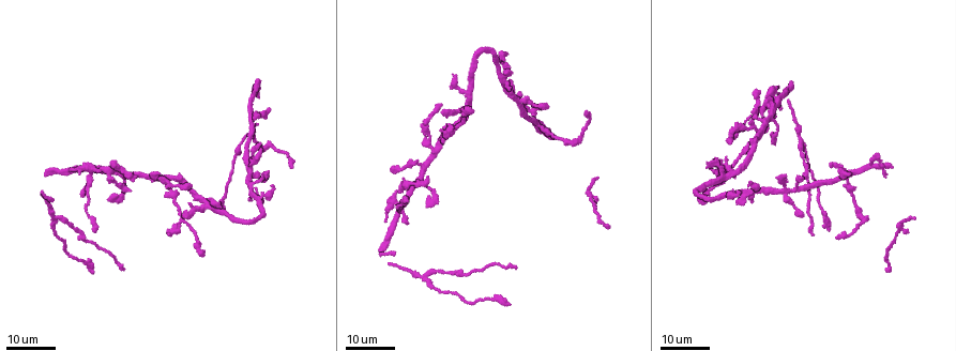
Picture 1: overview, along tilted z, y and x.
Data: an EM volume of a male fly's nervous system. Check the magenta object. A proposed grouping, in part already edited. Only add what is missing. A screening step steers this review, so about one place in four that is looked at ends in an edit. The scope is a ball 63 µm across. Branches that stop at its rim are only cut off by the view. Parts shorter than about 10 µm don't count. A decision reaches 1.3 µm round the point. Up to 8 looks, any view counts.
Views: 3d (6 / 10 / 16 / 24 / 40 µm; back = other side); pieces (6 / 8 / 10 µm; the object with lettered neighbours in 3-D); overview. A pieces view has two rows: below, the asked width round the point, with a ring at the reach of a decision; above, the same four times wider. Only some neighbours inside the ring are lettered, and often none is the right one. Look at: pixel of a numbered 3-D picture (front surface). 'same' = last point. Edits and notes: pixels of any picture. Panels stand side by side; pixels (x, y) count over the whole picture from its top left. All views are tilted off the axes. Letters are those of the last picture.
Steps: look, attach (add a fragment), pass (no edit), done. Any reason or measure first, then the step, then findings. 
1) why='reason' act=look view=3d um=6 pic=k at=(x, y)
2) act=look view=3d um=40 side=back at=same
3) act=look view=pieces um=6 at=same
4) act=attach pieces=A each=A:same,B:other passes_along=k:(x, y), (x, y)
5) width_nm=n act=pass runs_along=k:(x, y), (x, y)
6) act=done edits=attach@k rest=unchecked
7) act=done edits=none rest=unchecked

why='branch stops here' act=look view=3d um=24 pic=1 at=(407, 223)

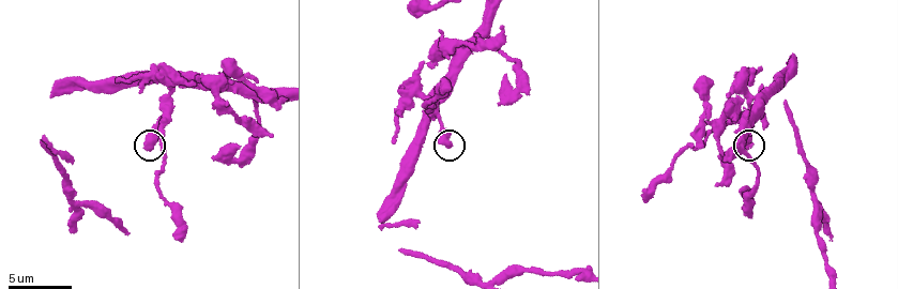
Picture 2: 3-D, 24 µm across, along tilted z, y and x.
act=look view=pieces um=8 pic=2 at=(748, 144)

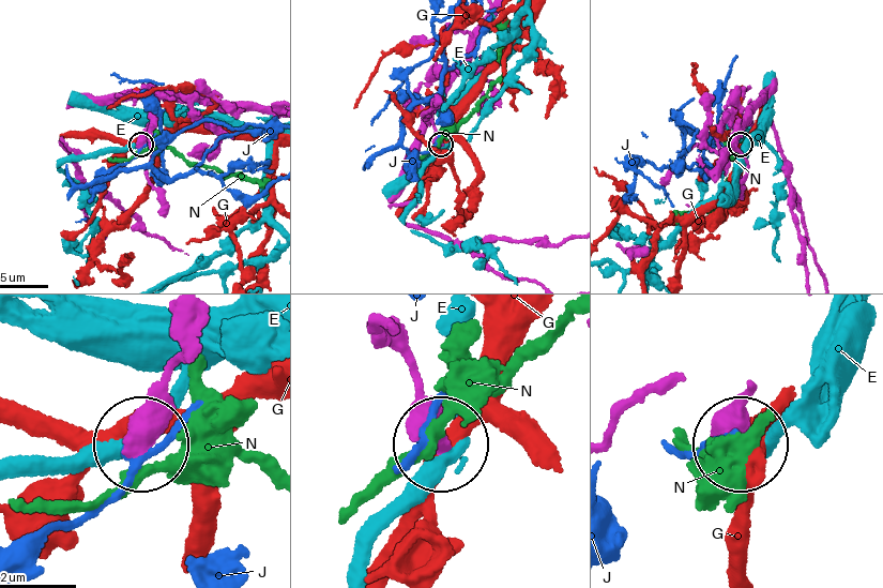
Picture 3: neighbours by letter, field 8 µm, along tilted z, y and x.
width_nm=390 act=pass each=E:other,G:other,J:other,N:other runs_along=3:(194, 342), (143, 443) found='no lettered fragment goes on from it'

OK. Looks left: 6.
why='branch stops here' act=look view=pieces um=10 pic=2 at=(216, 158)

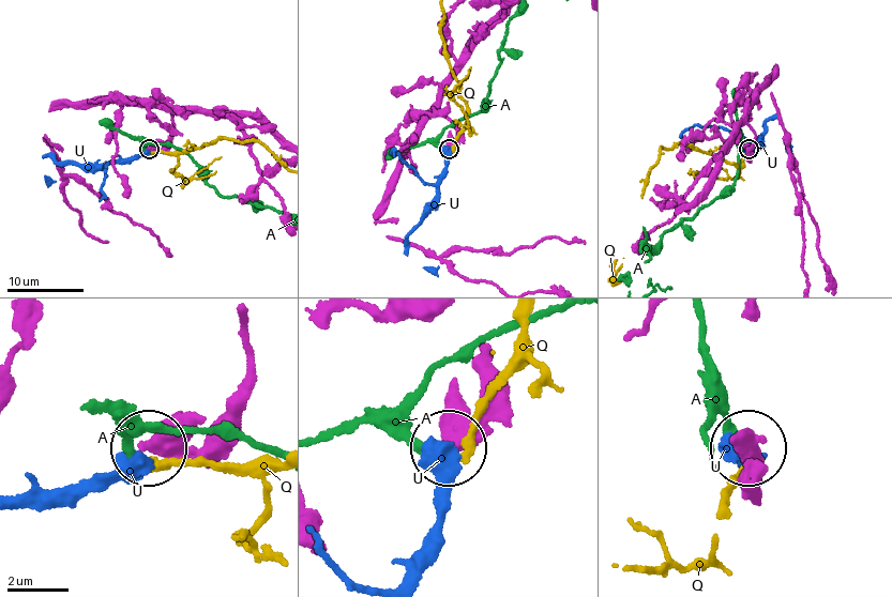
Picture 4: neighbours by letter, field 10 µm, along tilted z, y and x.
act=pass each=A:other,Q:other,U:other runs_along=4:(243, 318), (251, 365), (236, 408), (206, 437), (150, 446) found='none of them fits'

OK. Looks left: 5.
why='free end' act=look view=3d um=10 pic=2 at=(717, 183)

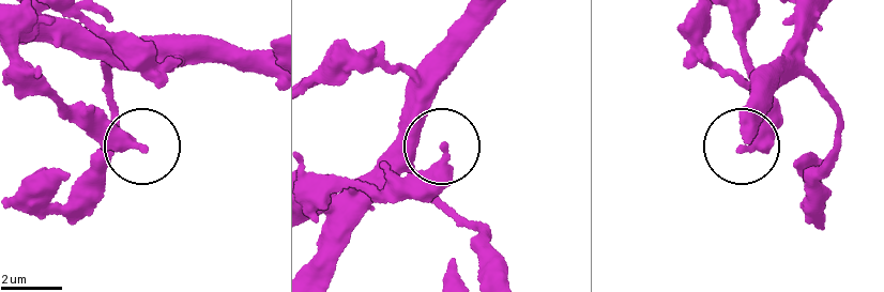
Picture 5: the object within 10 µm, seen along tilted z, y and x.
act=look view=pieces um=8 pic=5 at=(739, 149)

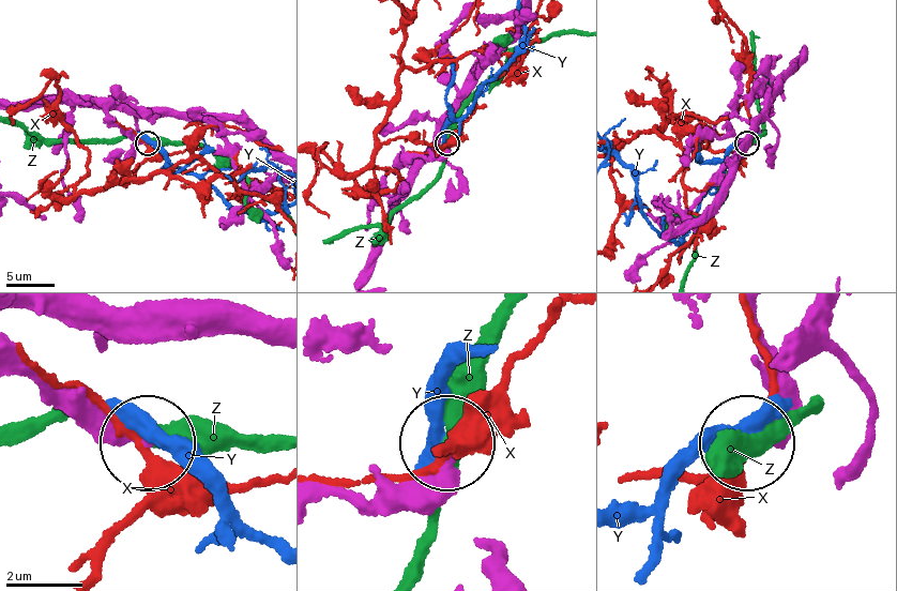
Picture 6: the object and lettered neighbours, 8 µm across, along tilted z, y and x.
act=pass each=X:other,Y:other,Z:other runs_along=6:(755, 318), (776, 389), (764, 426), (746, 442) found='none of them fits'

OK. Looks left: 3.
act=look view=3d um=16 pic=1 at=(250, 198)

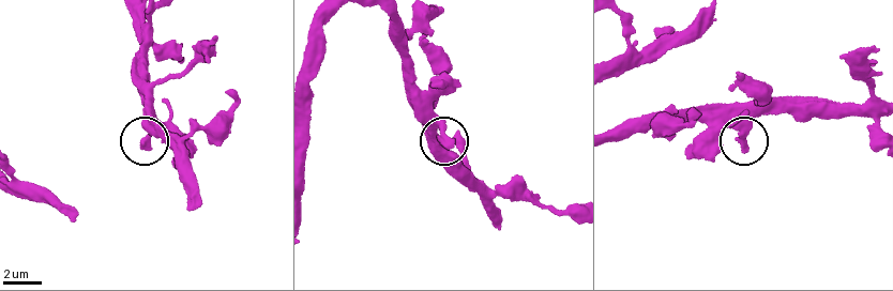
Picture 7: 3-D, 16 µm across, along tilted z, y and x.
act=look view=pieces um=6 pic=7 at=(745, 148)

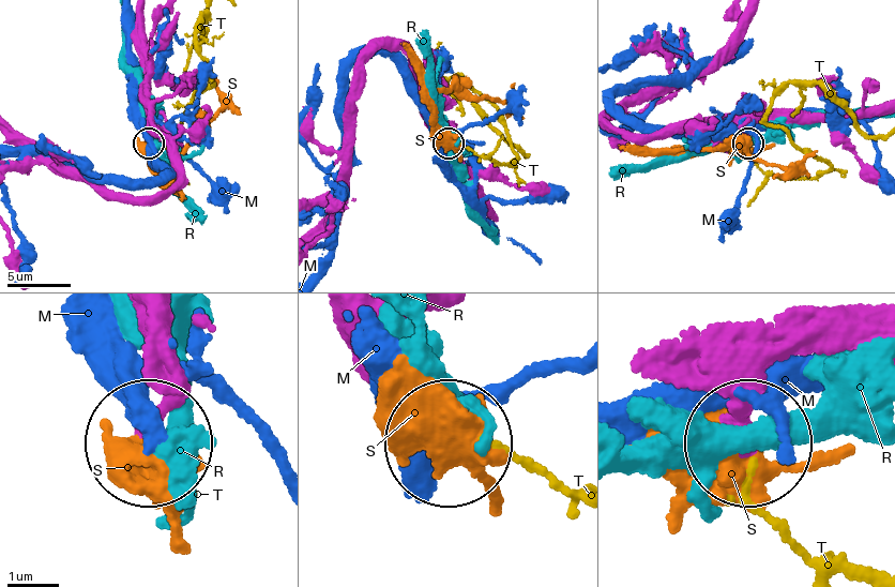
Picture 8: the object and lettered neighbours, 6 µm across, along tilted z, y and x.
act=pass each=M:other,R:other,S:other,T:other found='none of them fits'

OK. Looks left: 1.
act=done edits=none rest=unchecked

